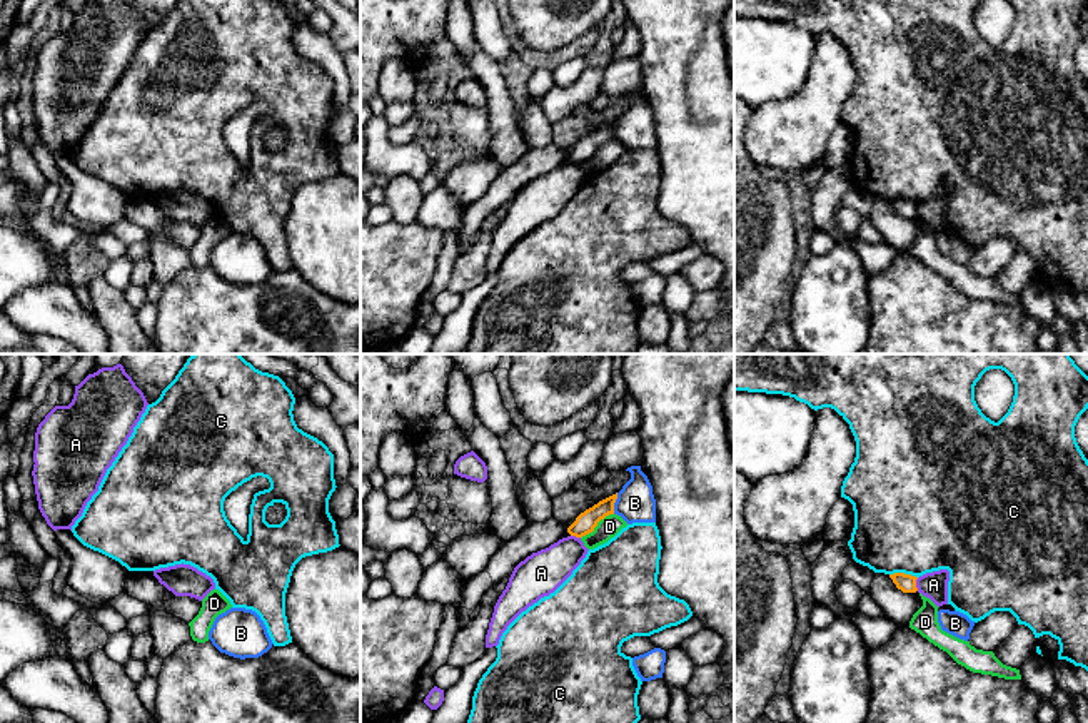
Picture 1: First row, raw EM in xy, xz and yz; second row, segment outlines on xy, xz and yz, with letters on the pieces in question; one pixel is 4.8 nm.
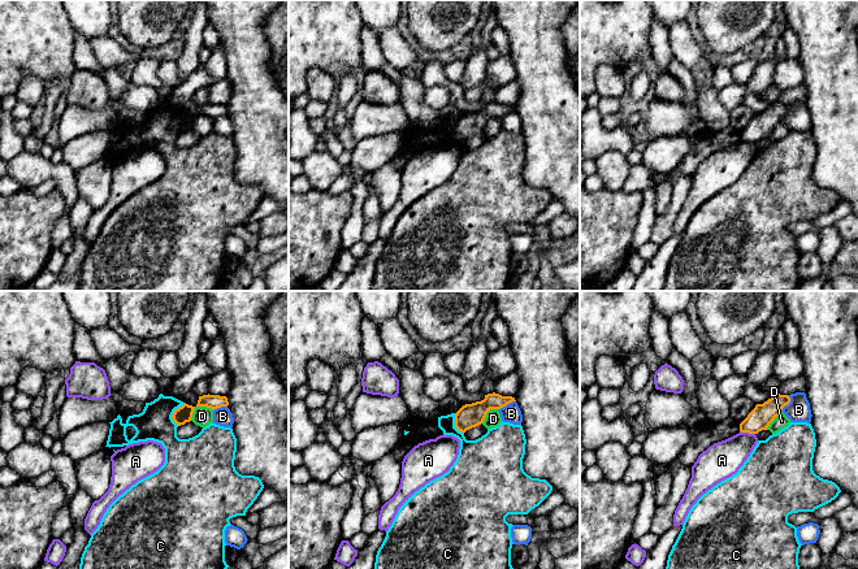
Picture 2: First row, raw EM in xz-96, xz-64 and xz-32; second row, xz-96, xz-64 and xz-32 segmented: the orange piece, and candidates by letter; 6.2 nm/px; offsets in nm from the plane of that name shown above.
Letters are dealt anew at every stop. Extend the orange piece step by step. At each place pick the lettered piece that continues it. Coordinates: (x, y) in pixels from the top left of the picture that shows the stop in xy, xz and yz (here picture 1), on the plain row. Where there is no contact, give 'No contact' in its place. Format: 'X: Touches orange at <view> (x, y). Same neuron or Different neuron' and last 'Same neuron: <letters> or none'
A: Touches orange at yz (915, 211). Different neuron
B: Touches orange at xz (613, 129). Different neuron
C: Touches orange at yz (903, 199). Different neuron
D: Touches orange at xz (596, 151). Different neuron
Same neuron: none

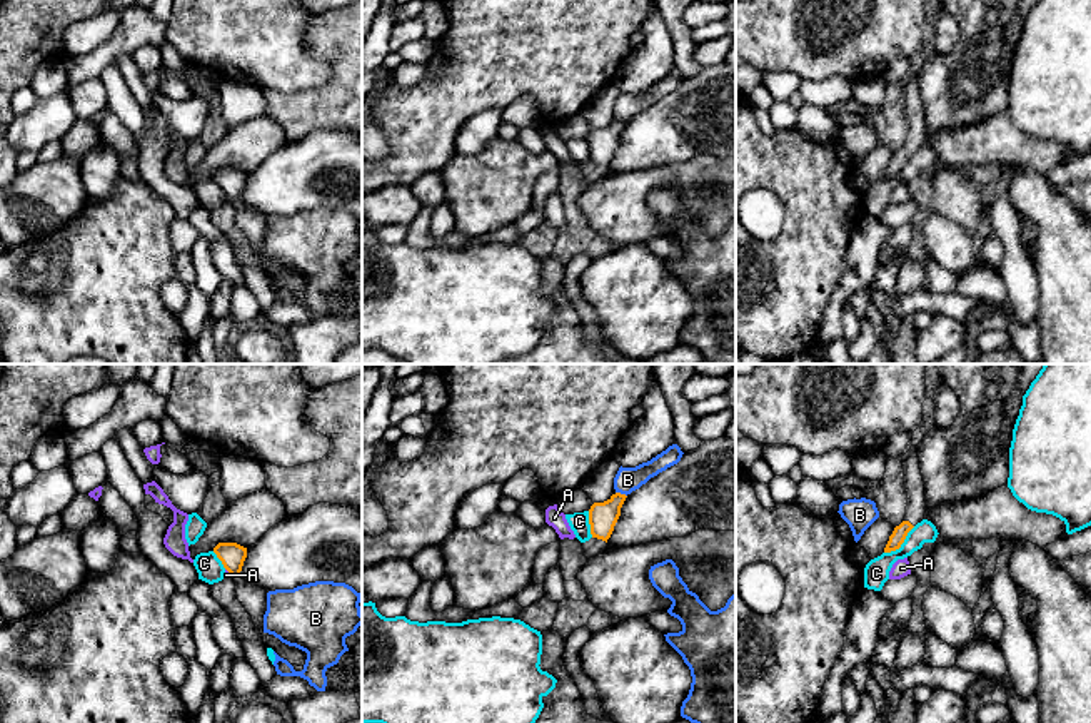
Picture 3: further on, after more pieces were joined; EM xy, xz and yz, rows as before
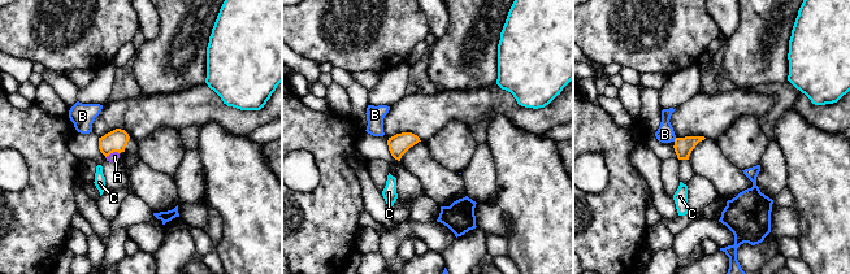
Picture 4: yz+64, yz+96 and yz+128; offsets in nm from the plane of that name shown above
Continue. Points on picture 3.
A: Touches orange at xy (229, 197). Different neuron
B: Touches orange at xz (619, 119). Different neuron
C: Touches orange at yz (901, 169). Different neuron
Same neuron: none

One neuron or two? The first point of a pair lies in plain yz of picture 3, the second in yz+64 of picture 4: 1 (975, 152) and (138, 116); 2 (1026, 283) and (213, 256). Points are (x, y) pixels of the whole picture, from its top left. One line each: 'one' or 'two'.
1: one
2: one

